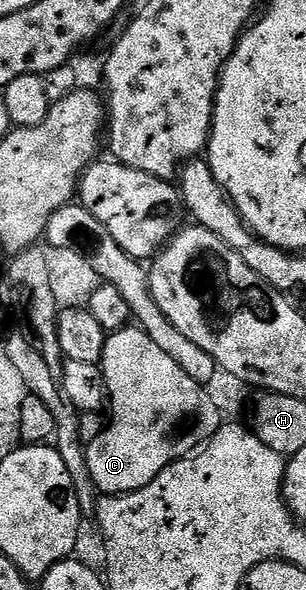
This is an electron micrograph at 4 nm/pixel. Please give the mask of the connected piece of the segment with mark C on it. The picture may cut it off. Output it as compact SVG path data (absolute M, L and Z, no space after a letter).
M124 326L110 333L99 365L106 379L108 418L102 434L86 447L86 453L89 473L102 495L123 495L143 489L161 470L207 443L223 423L204 385L195 382L138 326Z

